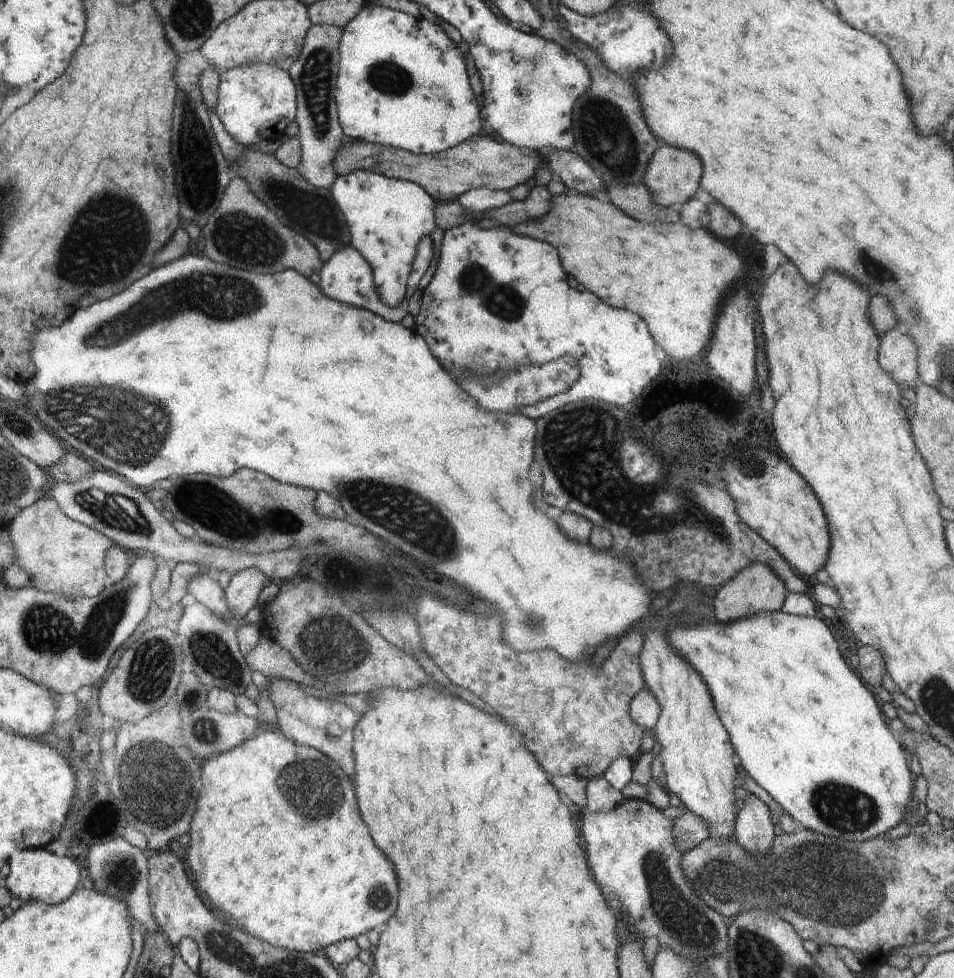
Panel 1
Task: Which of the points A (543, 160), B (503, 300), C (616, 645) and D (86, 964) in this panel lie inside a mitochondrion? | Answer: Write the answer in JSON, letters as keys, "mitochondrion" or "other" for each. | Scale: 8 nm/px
{"A":"other","B":"mitochondrion","C":"other","D":"other"}

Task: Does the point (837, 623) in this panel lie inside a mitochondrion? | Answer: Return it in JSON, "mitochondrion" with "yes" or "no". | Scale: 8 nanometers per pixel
{"mitochondrion":"no"}

